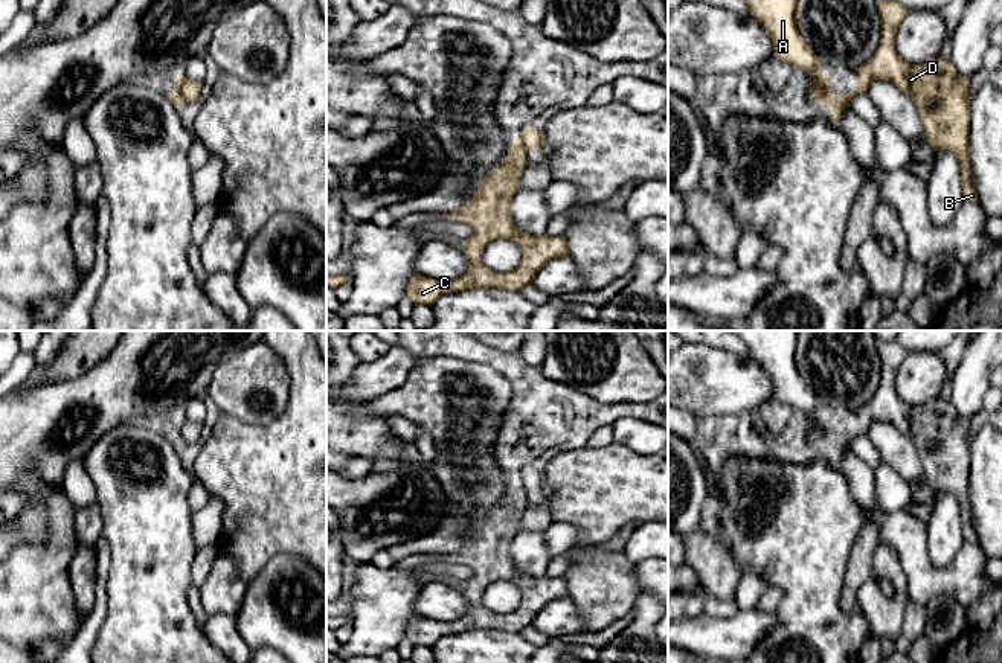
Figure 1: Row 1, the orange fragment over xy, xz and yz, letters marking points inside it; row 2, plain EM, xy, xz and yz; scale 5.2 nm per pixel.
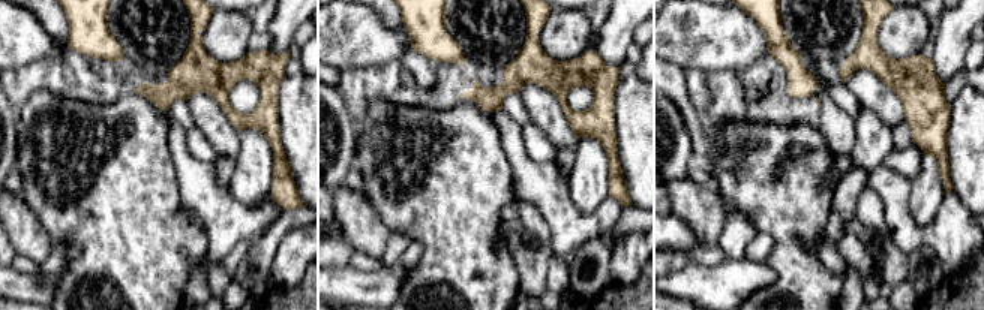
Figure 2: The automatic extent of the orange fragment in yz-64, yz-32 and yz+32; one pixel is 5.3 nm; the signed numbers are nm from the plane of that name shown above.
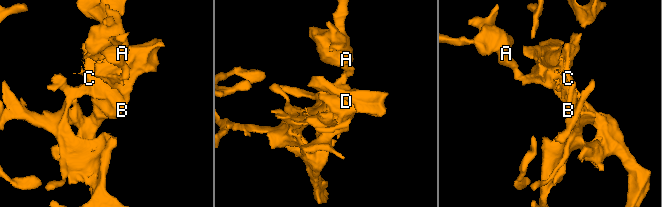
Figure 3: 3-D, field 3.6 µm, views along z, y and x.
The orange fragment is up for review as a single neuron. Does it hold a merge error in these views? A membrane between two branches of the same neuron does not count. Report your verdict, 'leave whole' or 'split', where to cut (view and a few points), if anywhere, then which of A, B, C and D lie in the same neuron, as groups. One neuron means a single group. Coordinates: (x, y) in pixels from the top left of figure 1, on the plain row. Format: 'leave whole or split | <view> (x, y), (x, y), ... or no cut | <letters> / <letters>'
split | yz (830, 432), (810, 439) | A / B C D

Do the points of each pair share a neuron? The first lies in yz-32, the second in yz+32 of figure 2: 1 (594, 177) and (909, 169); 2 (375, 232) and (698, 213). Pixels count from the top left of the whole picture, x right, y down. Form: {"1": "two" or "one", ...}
{"1": "two", "2": "one"}

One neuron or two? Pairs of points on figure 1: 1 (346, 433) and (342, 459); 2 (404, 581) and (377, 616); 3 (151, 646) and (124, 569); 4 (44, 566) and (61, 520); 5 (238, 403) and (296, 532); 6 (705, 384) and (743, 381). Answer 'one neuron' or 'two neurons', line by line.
1: two neurons
2: one neuron
3: one neuron
4: one neuron
5: two neurons
6: one neuron

